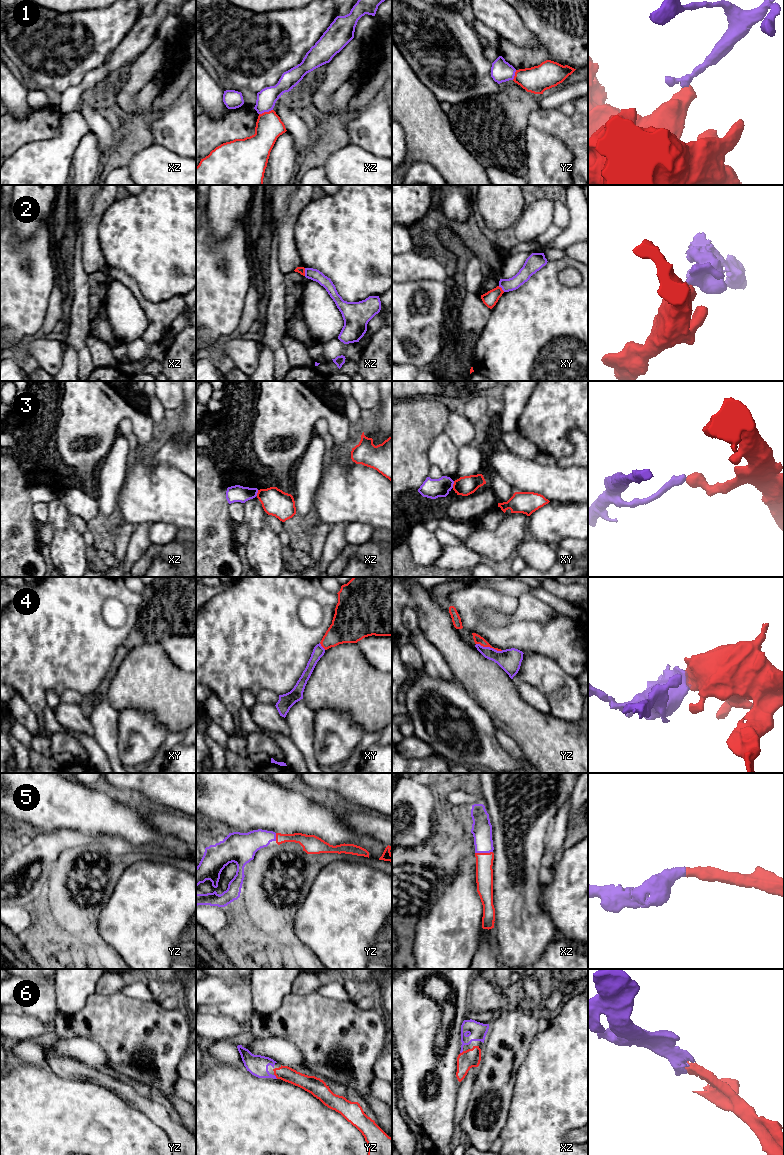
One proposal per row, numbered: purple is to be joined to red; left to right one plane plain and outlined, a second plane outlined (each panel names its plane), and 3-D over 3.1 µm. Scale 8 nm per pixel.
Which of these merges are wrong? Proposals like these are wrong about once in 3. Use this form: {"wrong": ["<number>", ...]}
{"wrong": ["1", "2", "3"]}

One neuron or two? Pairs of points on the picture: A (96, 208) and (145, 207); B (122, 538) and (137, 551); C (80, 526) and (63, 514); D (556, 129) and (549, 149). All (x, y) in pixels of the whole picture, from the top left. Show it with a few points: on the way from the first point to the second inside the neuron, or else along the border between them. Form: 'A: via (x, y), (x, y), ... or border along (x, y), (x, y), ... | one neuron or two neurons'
A: border along (121, 195), (106, 209), (98, 224), (98, 230) | two neurons
B: border along (134, 529), (124, 558) | two neurons
C: border along (70, 514), (69, 521), (72, 527), (82, 535) | two neurons
D: border along (532, 126), (556, 136), (569, 150) | two neurons

